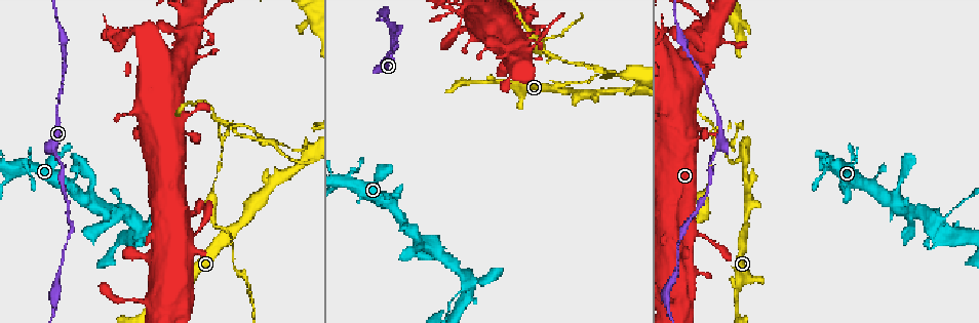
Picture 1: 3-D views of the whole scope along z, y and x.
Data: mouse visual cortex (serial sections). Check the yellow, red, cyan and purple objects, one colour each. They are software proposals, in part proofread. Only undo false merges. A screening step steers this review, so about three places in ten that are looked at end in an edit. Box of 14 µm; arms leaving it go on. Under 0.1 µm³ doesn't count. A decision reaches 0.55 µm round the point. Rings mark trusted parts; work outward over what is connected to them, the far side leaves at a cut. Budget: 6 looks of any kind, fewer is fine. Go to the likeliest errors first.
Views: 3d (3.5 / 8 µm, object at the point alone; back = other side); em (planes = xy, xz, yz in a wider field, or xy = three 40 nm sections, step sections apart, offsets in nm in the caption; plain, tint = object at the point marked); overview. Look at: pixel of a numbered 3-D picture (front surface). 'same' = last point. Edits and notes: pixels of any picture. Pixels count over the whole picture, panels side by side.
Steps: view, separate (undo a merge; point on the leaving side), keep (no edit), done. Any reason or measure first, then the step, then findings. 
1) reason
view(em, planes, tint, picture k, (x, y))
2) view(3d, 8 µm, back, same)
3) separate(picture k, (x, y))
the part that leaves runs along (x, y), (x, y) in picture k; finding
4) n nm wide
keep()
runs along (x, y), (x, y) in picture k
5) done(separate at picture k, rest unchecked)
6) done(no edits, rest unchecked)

sudden change in width
view(3d, 8 µm, picture 1, (476, 280))

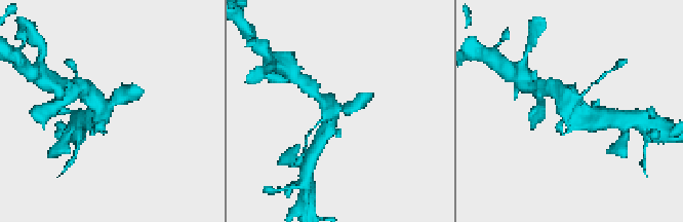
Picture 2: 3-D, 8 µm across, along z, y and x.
view(em, xy, step 5, tint, picture 2, (337, 108))

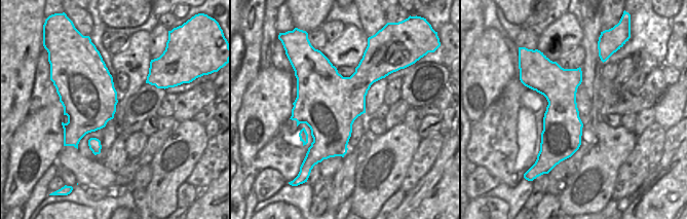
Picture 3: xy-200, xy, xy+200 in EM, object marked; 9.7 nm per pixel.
keep()
runs along (555, 93), (575, 117), (594, 121) in picture 2; continuous, no second cell

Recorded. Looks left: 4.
narrows sharply
view(3d, 3.5 µm, picture 1, (538, 41))

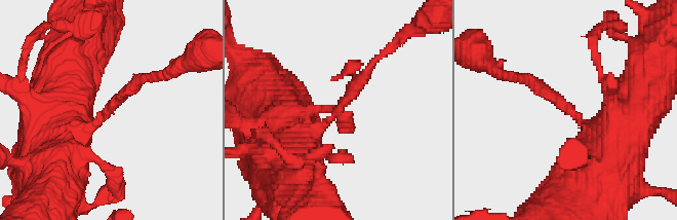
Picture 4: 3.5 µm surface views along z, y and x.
arms of 200, 600 nm
keep()
one cell here

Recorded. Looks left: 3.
thick turns thin
view(em, planes, tint, picture 1, (461, 12))

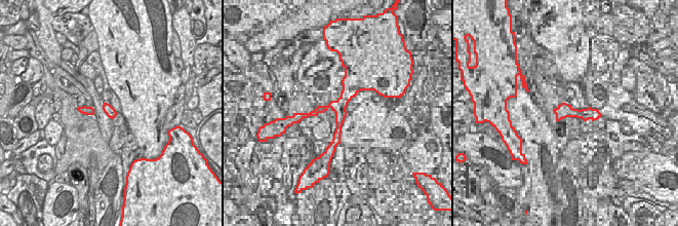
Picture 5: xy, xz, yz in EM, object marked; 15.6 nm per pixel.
view(3d, 3.5 µm, back, same)

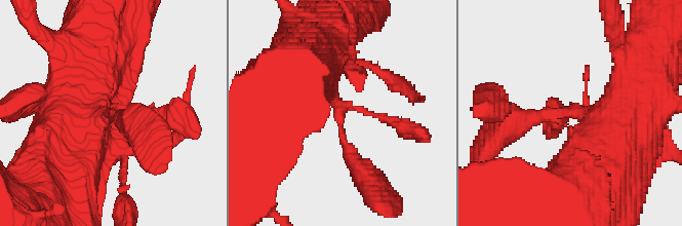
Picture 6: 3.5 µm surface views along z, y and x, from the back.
keep()
runs along (302, 75), (327, 85), (343, 144), (365, 175) in picture 6; continuous, no second cell

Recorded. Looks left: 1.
done(no edits, rest unchecked)

